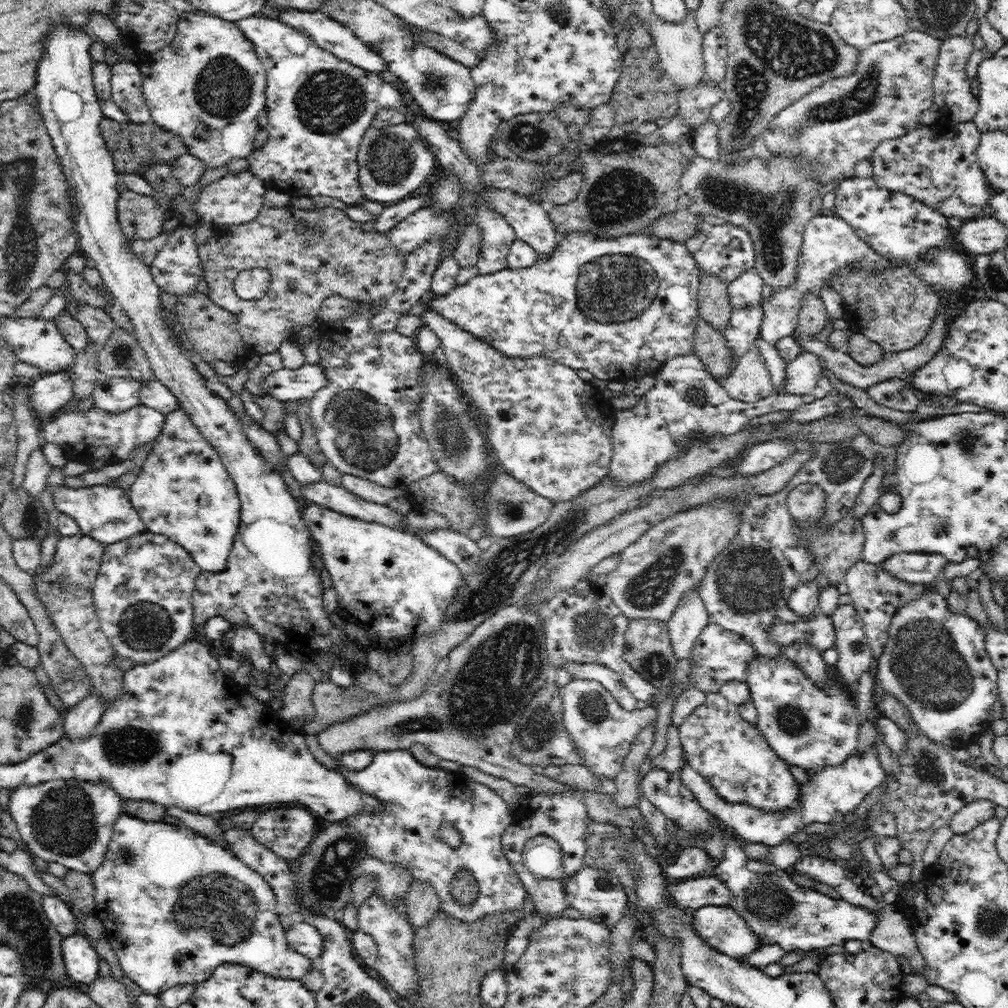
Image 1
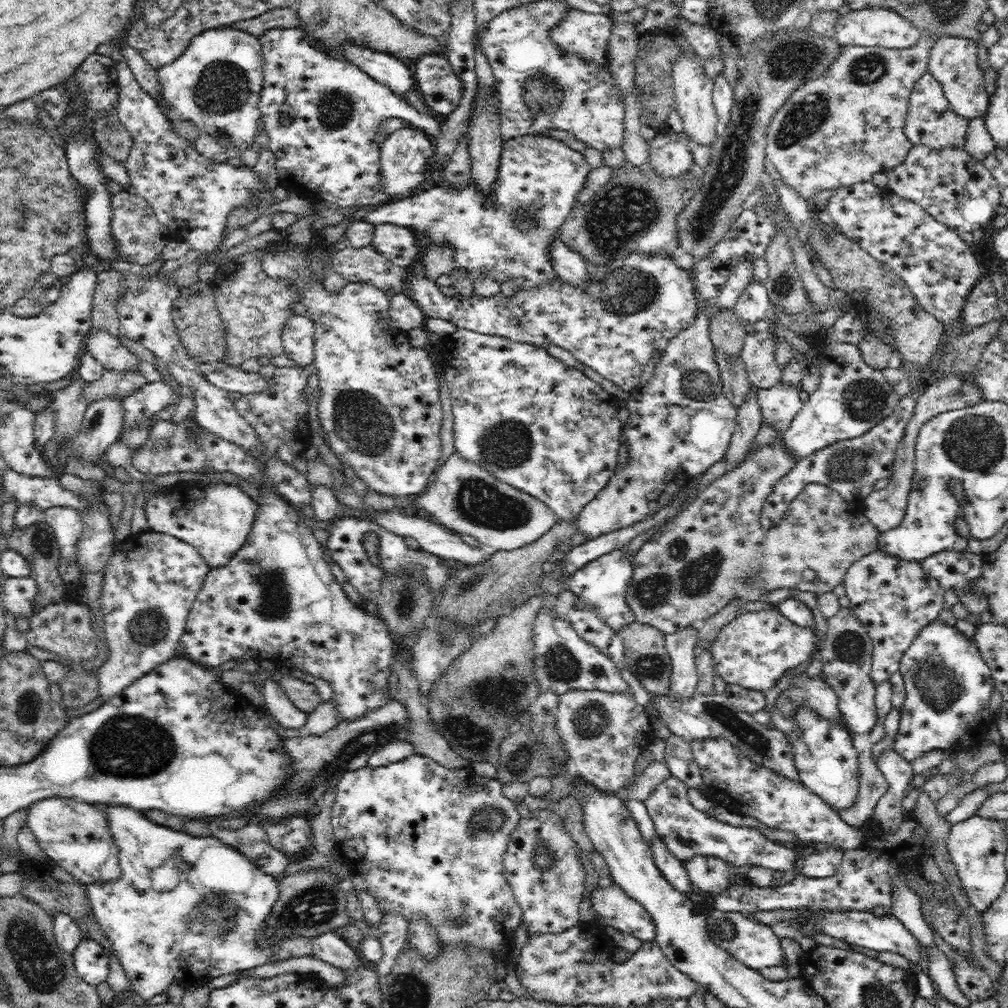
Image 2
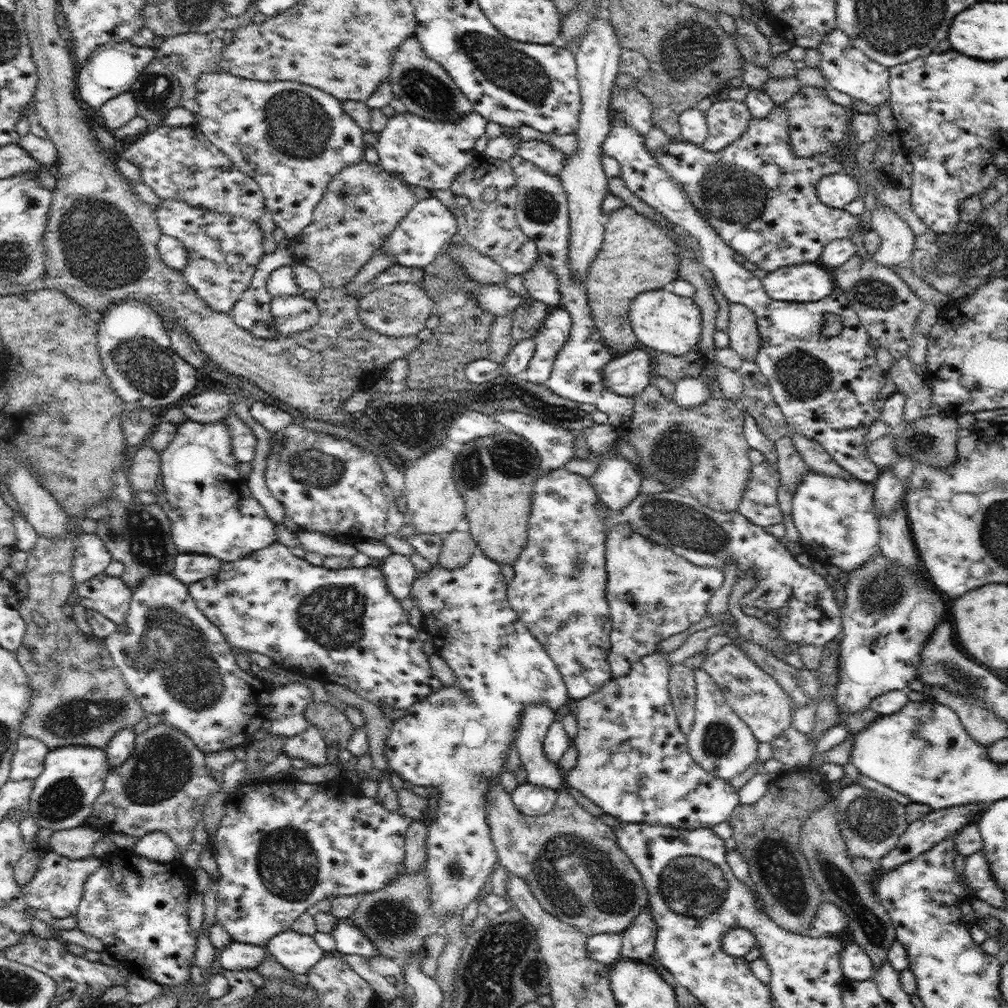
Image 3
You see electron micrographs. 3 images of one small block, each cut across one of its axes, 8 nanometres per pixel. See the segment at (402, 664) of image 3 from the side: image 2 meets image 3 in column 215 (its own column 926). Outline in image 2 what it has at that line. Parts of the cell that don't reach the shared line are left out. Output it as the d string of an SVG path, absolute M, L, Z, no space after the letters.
M880 549L853 562L843 582L845 595L850 599L849 608L862 621L873 644L870 678L877 687L899 672L903 652L918 631L936 621L944 606L945 589L922 570L918 561L900 560Z

